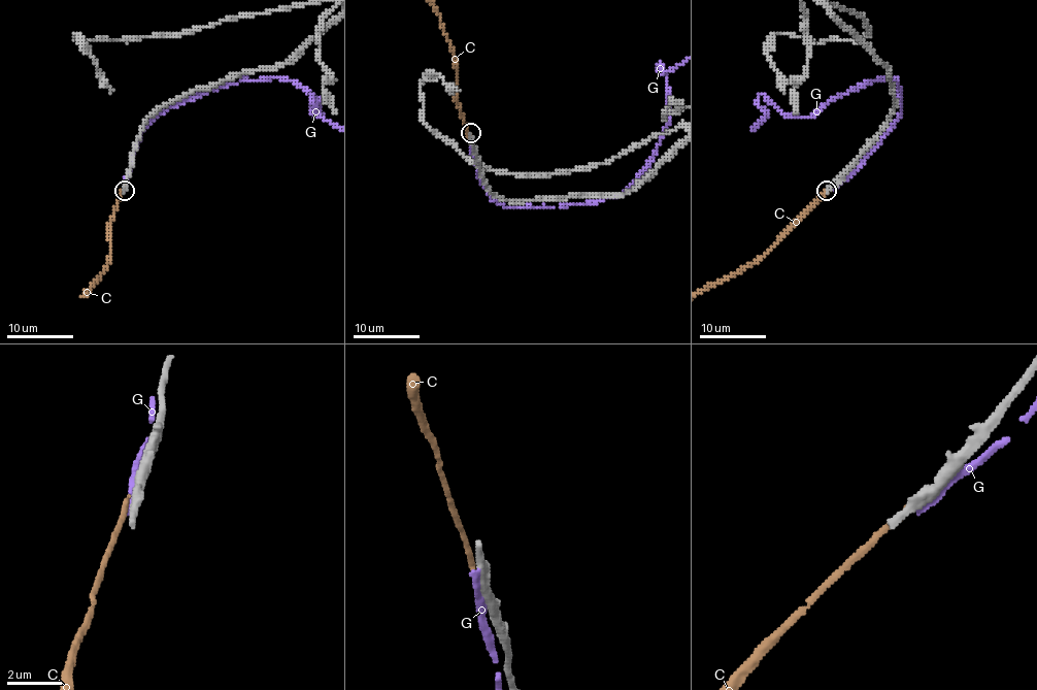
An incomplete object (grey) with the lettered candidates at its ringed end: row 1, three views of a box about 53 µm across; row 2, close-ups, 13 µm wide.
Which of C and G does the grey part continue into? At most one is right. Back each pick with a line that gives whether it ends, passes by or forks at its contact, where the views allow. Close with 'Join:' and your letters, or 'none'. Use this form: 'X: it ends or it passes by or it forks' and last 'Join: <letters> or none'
Join: none

